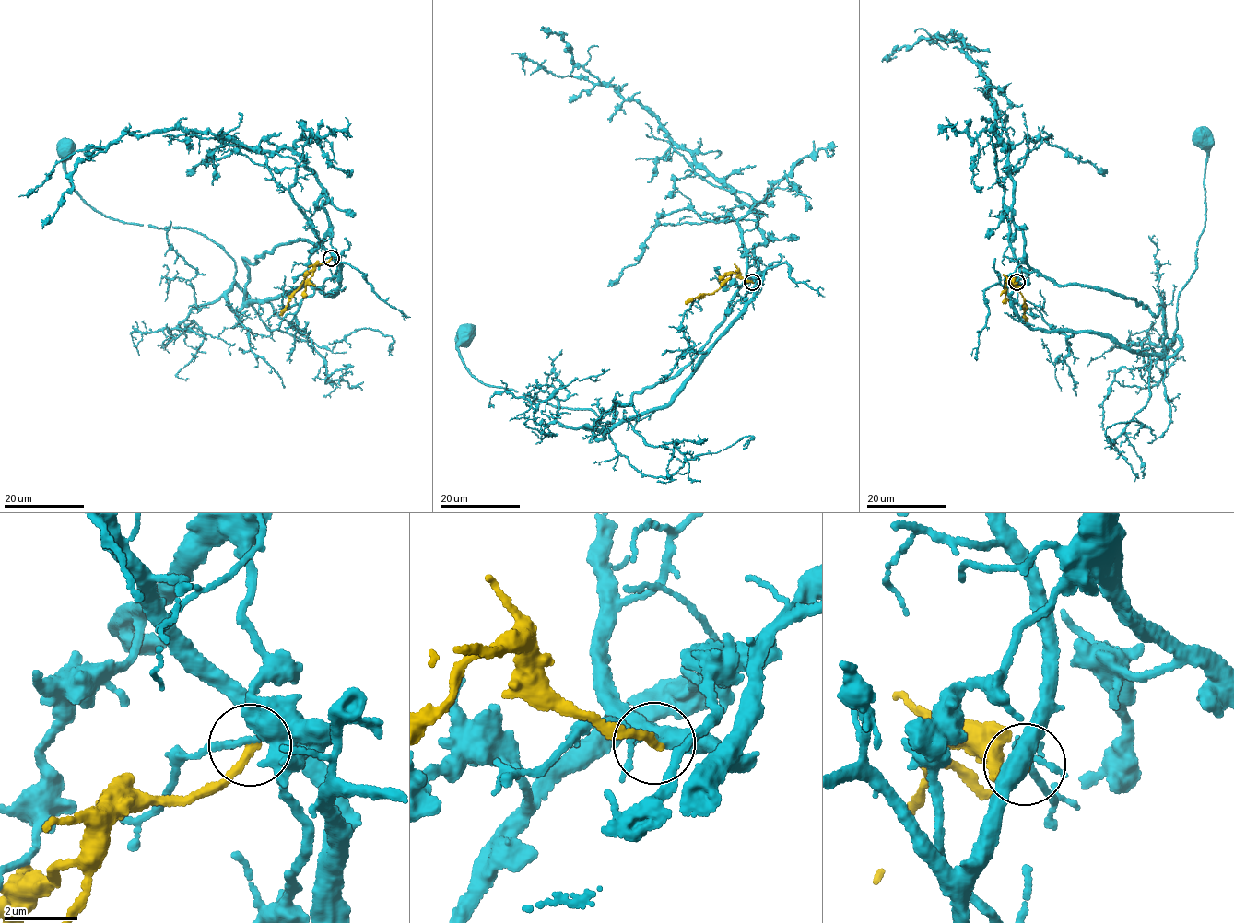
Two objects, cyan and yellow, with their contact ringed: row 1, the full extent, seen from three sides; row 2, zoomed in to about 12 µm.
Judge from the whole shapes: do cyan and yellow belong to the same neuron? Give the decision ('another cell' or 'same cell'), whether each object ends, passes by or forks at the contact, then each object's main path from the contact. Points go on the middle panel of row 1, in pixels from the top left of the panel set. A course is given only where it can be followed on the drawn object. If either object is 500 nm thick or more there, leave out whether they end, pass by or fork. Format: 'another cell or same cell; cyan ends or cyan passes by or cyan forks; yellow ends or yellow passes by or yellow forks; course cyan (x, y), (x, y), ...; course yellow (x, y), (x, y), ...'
another cell; cyan forks; yellow ends; course cyan (752, 282), (746, 309), (665, 405), (605, 437), (592, 410), (476, 379), (457, 348), (465, 334); course yellow (752, 282), (734, 272), (712, 294), (685, 304)

